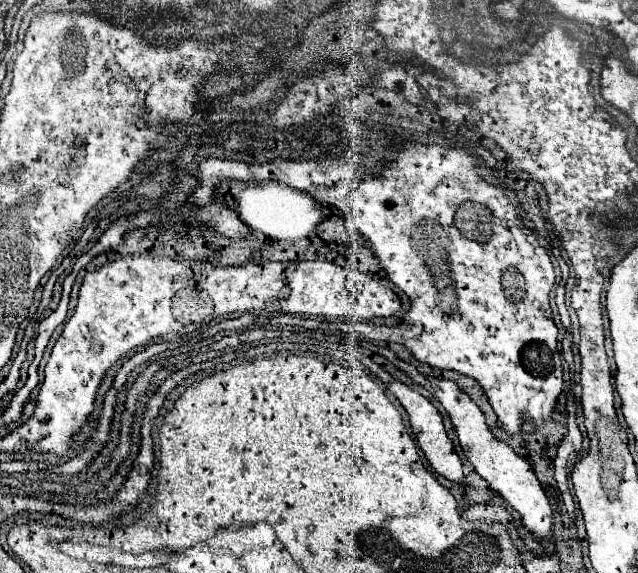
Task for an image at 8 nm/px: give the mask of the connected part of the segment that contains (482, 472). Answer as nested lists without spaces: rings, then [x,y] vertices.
[[[434,381],[428,383],[430,395],[438,397],[440,405],[446,409],[446,413],[452,419],[452,425],[456,429],[456,435],[458,435],[460,447],[464,451],[464,457],[472,463],[474,471],[482,479],[486,479],[490,483],[490,487],[494,491],[498,491],[522,515],[522,523],[524,523],[526,529],[530,529],[540,539],[550,537],[550,531],[552,531],[552,509],[550,509],[548,497],[546,497],[544,489],[540,487],[540,481],[536,479],[534,469],[528,463],[528,459],[516,455],[504,441],[498,441],[492,435],[492,431],[486,425],[484,413],[480,411],[480,407],[474,401],[470,401],[470,397],[462,389],[458,389],[456,385],[454,385],[454,389],[448,389],[448,387],[450,385],[446,383],[444,391],[442,391],[438,387],[438,383],[434,383]]]

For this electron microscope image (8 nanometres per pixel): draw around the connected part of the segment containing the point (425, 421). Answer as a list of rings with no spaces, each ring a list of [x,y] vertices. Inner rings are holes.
[[[400,381],[388,383],[388,389],[396,395],[396,399],[400,401],[400,405],[406,409],[408,419],[410,419],[410,427],[412,427],[412,431],[414,431],[414,435],[416,435],[416,441],[418,441],[420,449],[424,451],[426,459],[430,461],[430,465],[434,467],[434,471],[440,473],[440,475],[444,475],[446,479],[450,479],[450,481],[454,481],[454,483],[460,483],[460,481],[464,479],[462,461],[460,461],[458,453],[454,451],[452,441],[450,441],[448,435],[446,435],[446,429],[444,429],[444,423],[442,423],[442,415],[438,413],[438,409],[436,409],[424,395],[420,395],[418,391],[410,389],[408,385],[404,385],[404,383],[400,383]]]

